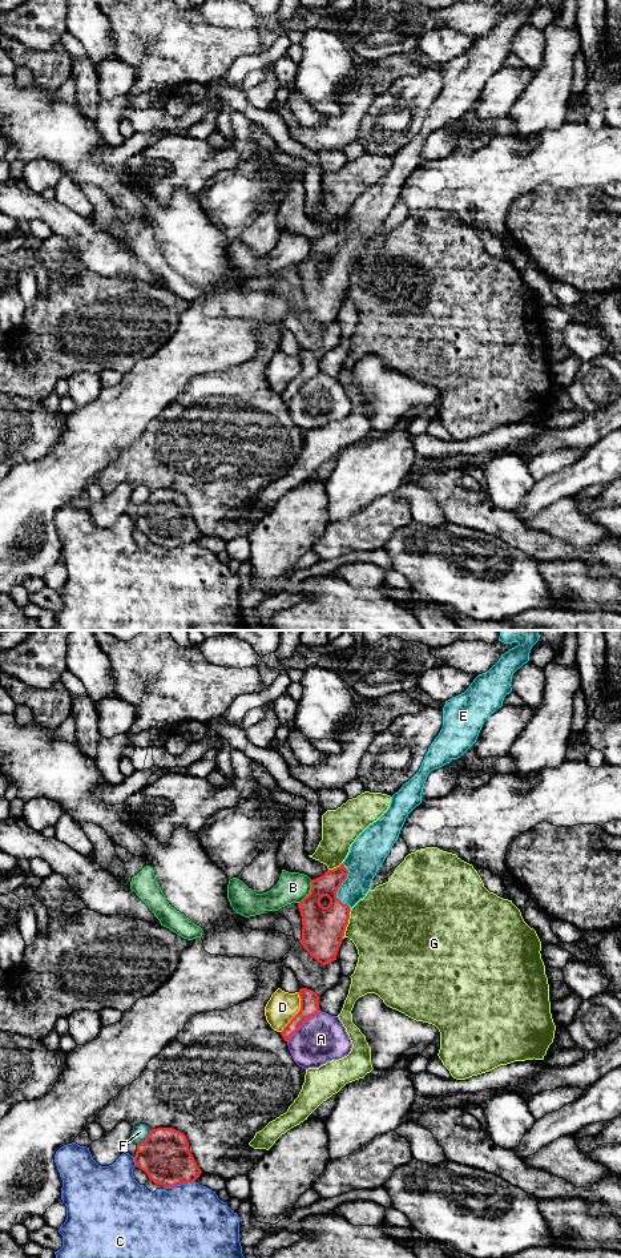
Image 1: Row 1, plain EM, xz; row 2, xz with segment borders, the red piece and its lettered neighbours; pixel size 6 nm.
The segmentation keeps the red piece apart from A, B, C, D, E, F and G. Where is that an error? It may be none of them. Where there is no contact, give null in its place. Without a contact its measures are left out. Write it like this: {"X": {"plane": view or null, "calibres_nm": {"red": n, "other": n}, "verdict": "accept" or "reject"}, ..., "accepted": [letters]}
{"A": {"plane": "xz", "calibres_nm": {"red": 110, "other": 280}, "verdict": "reject"}, "B": {"plane": "xz", "calibres_nm": {"red": 260, "other": 190}, "verdict": "reject"}, "C": {"plane": "xz", "calibres_nm": {"red": 300, "other": 440}, "verdict": "reject"}, "D": {"plane": "xz", "calibres_nm": {"red": 110, "other": 180}, "verdict": "reject"}, "E": {"plane": "xz", "calibres_nm": {"red": 260, "other": 200}, "verdict": "accept"}, "F": {"plane": "xz", "calibres_nm": {"red": 300, "other": 90}, "verdict": "reject"}, "G": {"plane": "xz", "calibres_nm": {"red": 260, "other": 460}, "verdict": "reject"}, "accepted": ["E"]}

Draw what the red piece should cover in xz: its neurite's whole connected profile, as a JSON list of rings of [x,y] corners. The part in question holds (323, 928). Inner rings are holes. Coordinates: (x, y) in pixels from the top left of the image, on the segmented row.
[[[500,630],[499,641],[517,642],[469,688],[443,707],[443,727],[428,747],[419,771],[391,797],[388,810],[351,844],[344,862],[312,879],[310,894],[298,903],[303,948],[322,965],[336,960],[351,908],[366,896],[390,854],[408,814],[422,803],[428,774],[460,758],[477,739],[488,717],[512,692],[513,673],[529,661],[537,630]]]

